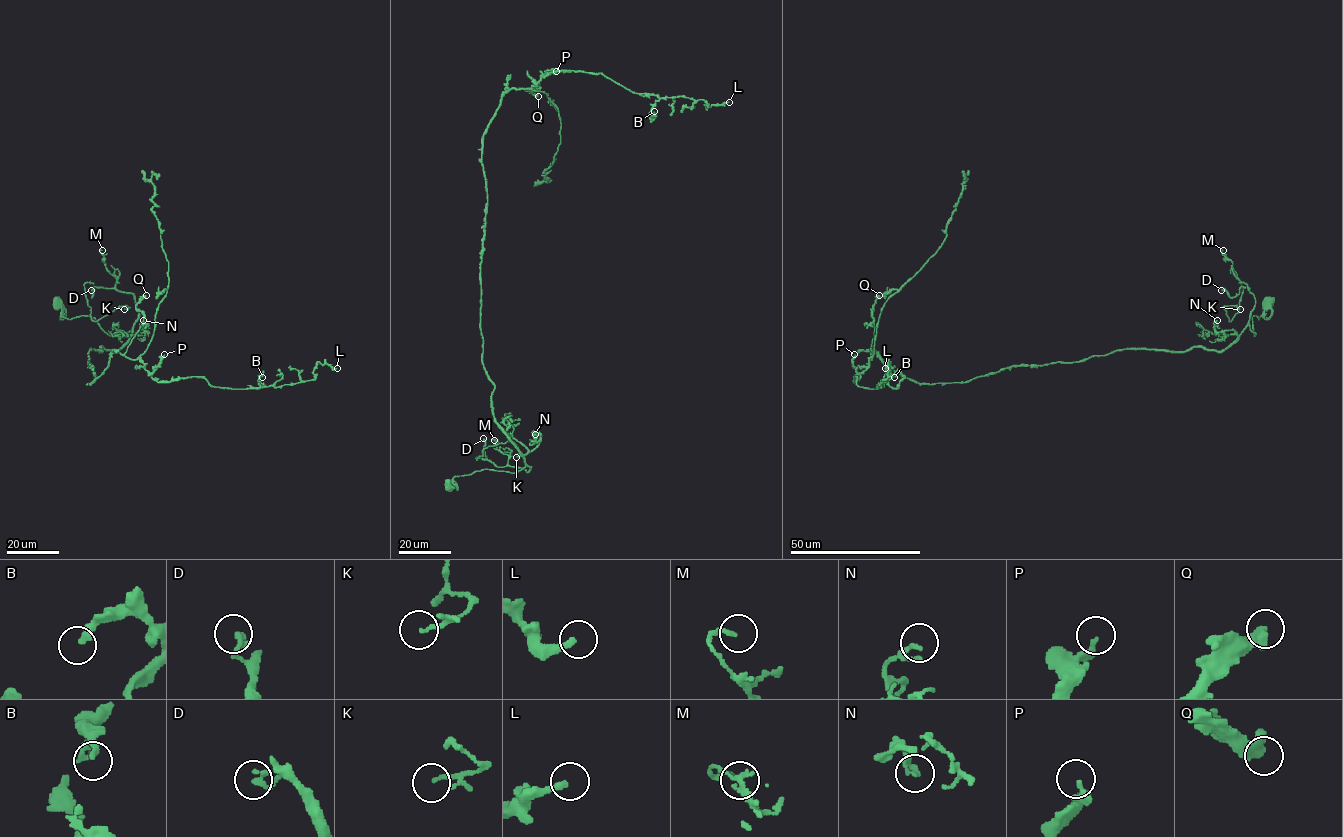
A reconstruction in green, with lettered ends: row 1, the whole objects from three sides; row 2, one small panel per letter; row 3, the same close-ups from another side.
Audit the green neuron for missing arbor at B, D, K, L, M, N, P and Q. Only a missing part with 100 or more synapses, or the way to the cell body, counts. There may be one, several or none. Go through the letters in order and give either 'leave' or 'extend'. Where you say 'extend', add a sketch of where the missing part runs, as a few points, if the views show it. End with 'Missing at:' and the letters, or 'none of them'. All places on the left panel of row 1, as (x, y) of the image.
B: leave
D: leave
K: leave
L: leave
M: leave
N: leave
P: leave
Q: leave
Missing at: none of them

